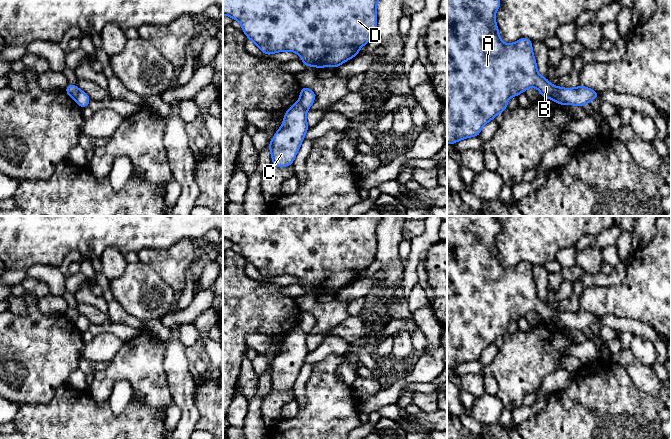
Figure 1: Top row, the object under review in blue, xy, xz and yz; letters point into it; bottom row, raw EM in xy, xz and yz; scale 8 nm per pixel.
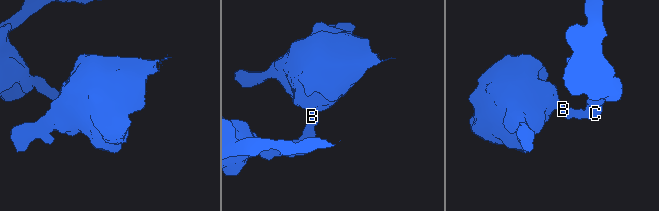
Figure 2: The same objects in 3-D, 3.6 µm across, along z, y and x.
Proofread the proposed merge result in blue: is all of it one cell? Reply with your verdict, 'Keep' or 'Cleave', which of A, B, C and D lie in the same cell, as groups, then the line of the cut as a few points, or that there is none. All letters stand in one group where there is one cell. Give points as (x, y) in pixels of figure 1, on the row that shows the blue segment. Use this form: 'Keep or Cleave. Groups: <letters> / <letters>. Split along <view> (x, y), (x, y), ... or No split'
Cleave. Groups: A B D / C. Split along yz (555, 86), (556, 93), (564, 103)

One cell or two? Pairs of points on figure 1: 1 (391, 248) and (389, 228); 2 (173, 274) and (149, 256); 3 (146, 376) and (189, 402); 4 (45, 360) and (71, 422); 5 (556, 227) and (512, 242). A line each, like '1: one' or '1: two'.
1: one
2: one
3: two
4: two
5: one

